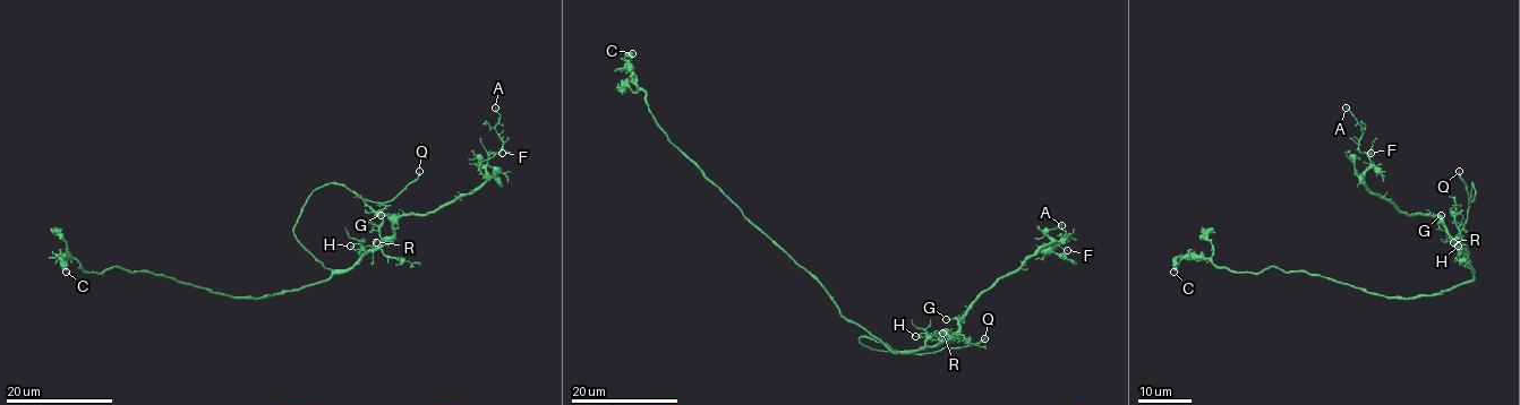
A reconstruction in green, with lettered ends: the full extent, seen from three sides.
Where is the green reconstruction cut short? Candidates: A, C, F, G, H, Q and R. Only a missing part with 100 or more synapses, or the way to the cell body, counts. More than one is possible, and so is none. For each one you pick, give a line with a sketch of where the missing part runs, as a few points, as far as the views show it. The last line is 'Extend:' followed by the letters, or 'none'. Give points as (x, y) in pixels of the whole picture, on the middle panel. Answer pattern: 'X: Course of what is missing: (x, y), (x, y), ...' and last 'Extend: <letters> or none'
Q: Course of what is missing: (984, 338), (975, 322)
Extend: Q

